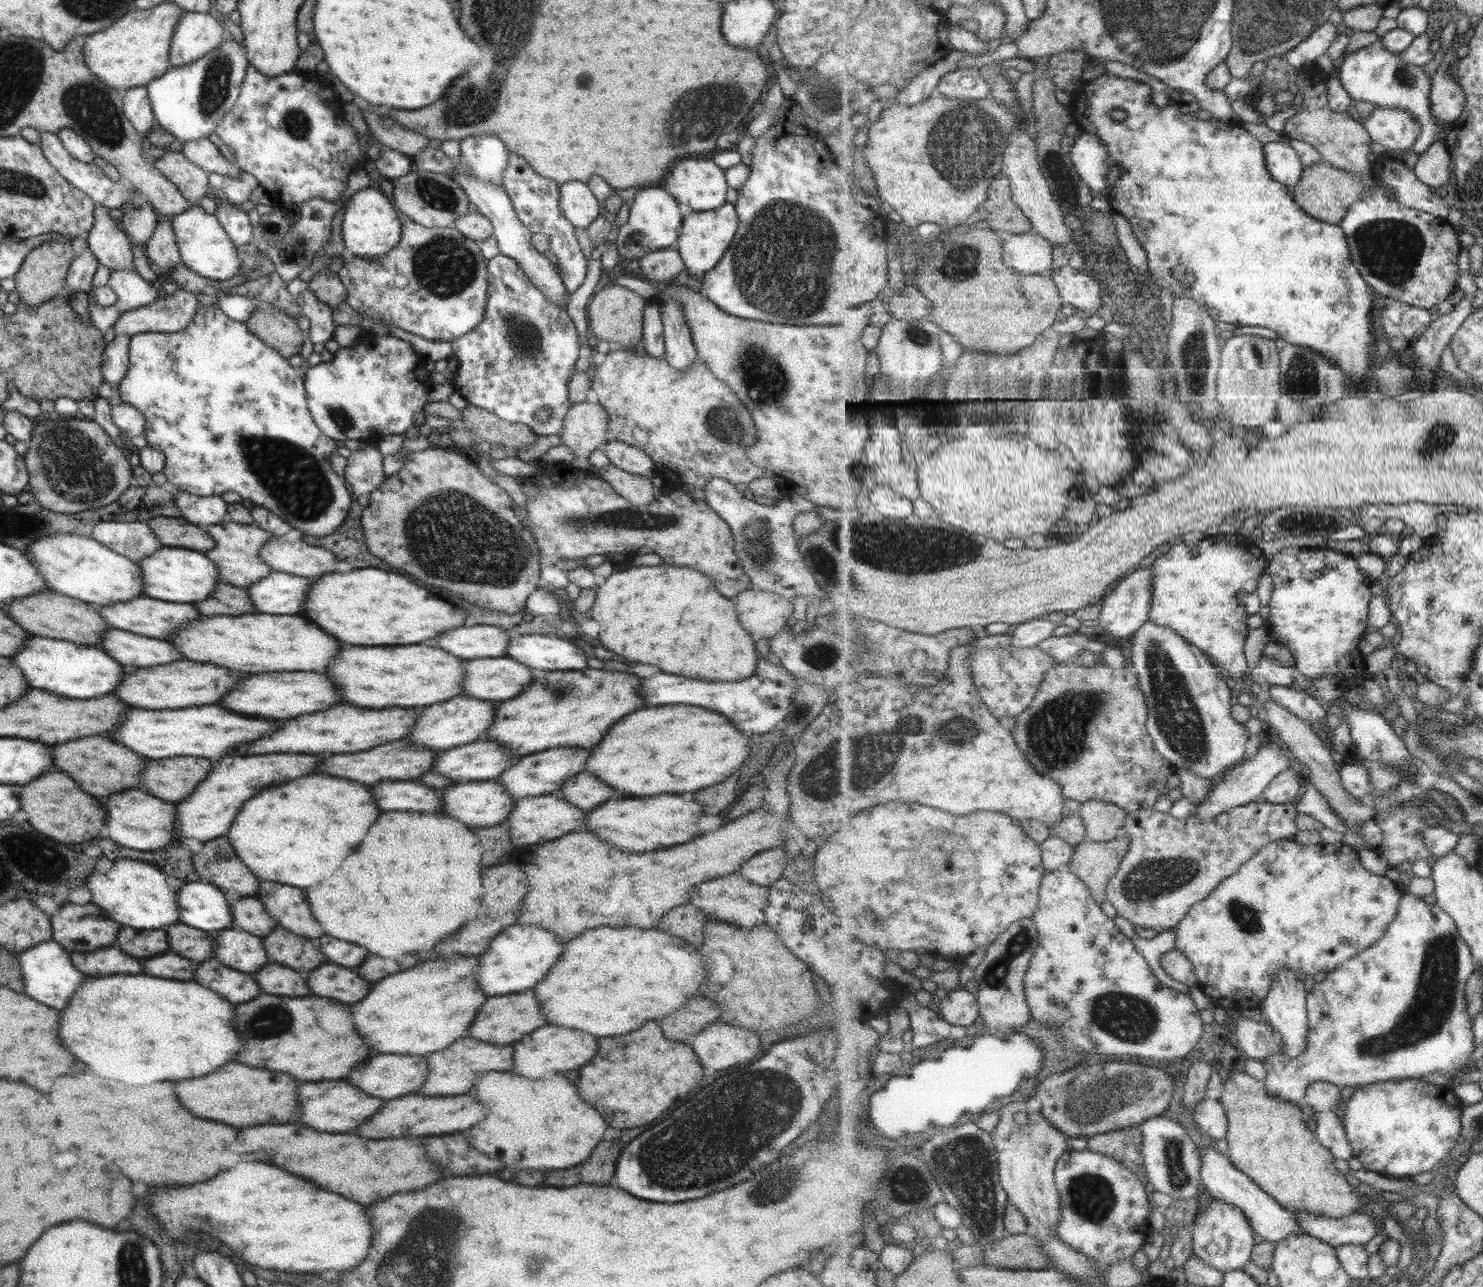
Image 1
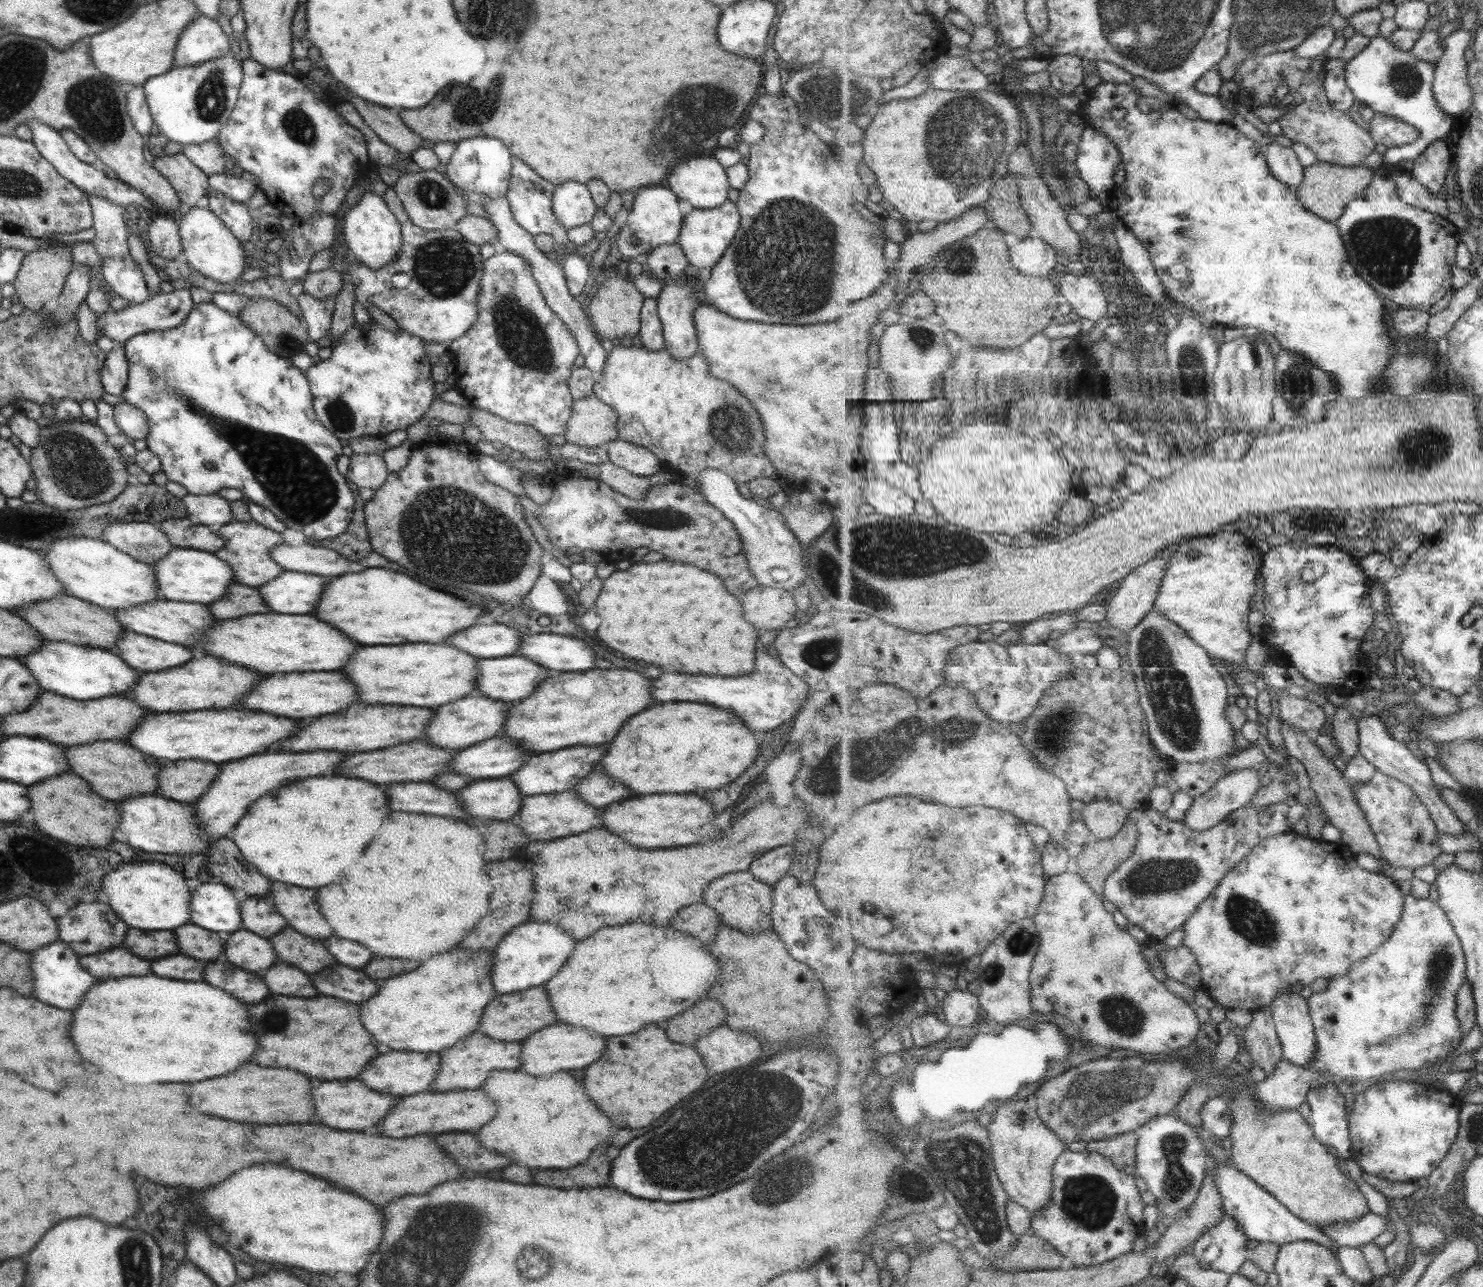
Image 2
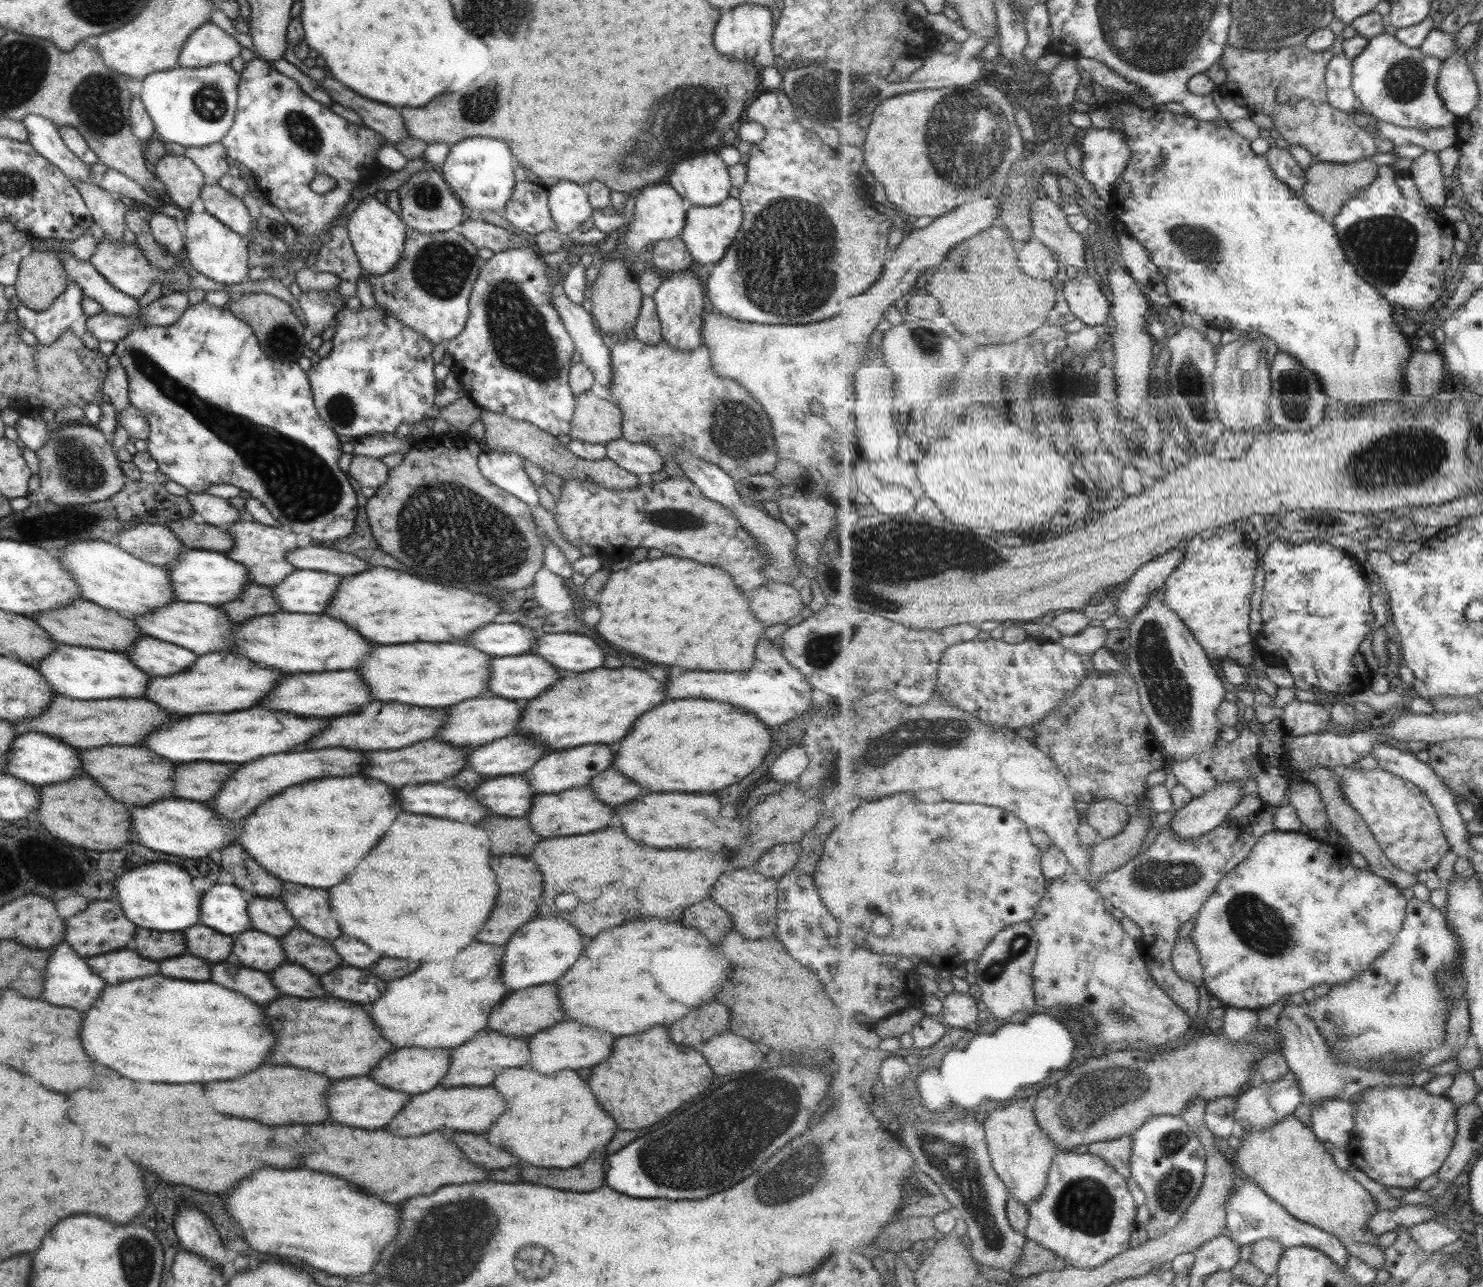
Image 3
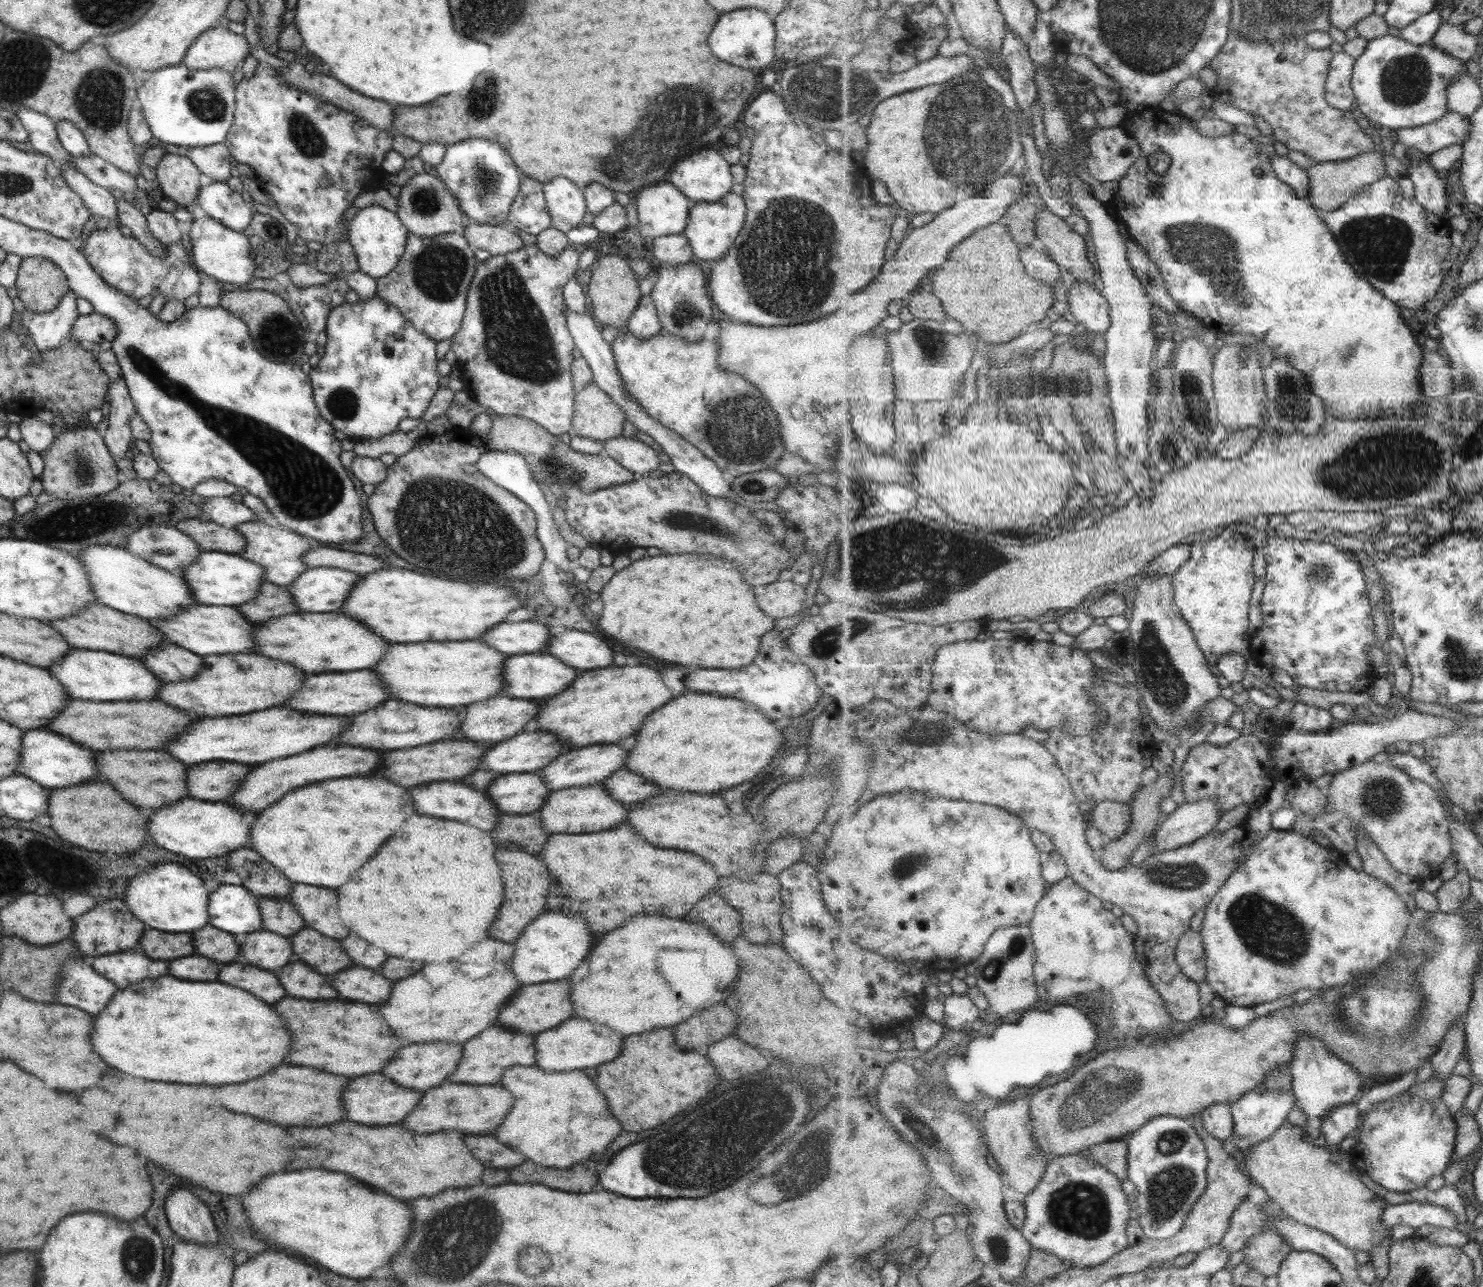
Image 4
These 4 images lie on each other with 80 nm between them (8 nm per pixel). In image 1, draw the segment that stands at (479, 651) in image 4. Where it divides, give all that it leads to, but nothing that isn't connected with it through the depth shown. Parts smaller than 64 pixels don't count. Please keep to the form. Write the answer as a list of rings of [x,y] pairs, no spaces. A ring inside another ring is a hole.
[[[351,646],[351,650],[341,650],[331,668],[327,670],[327,676],[339,686],[343,694],[345,704],[363,706],[363,708],[387,708],[387,706],[405,706],[405,708],[423,708],[431,706],[435,702],[443,702],[461,695],[463,690],[462,677],[465,669],[462,668],[466,660],[455,658],[447,654],[441,648],[431,646]]]

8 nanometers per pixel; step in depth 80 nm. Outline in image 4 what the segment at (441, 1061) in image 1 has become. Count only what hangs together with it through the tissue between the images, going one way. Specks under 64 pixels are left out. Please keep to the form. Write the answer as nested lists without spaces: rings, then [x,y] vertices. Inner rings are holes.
[[[495,1024],[467,1039],[462,1045],[459,1065],[448,1076],[447,1081],[461,1084],[491,1085],[497,1084],[503,1074],[503,1068],[519,1064],[531,1066],[535,1062],[534,1035],[513,1032],[497,1027]]]

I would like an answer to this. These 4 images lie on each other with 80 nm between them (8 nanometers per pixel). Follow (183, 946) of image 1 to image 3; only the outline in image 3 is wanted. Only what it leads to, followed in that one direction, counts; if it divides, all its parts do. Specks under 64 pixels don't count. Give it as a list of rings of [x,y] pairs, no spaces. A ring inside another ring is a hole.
[[[201,924],[183,930],[183,934],[186,940],[186,954],[205,959],[212,964],[223,962],[231,955],[232,942],[229,935],[216,933]]]

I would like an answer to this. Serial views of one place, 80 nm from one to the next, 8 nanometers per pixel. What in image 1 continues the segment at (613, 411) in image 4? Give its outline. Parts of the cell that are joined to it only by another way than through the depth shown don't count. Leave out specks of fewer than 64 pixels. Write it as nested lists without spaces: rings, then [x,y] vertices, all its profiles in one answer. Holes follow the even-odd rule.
[[[591,398],[571,404],[562,423],[560,442],[575,454],[570,465],[587,472],[587,456],[610,439],[608,412]]]

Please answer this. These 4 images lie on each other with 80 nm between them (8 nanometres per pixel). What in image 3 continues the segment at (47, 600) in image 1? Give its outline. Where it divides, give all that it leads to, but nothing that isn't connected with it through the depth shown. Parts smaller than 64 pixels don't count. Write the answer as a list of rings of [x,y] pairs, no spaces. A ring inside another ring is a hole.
[[[81,598],[51,612],[48,610],[31,620],[35,620],[58,644],[113,651],[125,655],[129,653],[133,643],[143,635],[131,619],[123,618],[118,612],[101,608]]]

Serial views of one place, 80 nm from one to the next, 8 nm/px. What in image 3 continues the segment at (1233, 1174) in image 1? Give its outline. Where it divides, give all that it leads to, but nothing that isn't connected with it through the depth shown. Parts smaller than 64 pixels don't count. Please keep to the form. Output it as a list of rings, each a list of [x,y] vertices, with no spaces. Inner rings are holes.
[[[1240,1173],[1236,1178],[1236,1190],[1232,1192],[1230,1202],[1228,1202],[1228,1235],[1234,1238],[1241,1246],[1251,1245],[1264,1238],[1277,1239],[1285,1248],[1293,1246],[1311,1246],[1325,1251],[1325,1254],[1332,1258],[1343,1271],[1348,1268],[1349,1251],[1345,1248],[1345,1241],[1329,1234],[1324,1230],[1301,1222],[1287,1212],[1287,1209],[1273,1200],[1255,1181]]]

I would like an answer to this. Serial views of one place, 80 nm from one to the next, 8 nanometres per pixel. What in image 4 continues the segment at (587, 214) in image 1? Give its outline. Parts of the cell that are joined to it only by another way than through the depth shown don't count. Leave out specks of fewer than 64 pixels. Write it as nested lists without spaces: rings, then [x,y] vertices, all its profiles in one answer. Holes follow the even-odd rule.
[[[553,178],[542,185],[542,193],[551,227],[565,233],[582,222],[581,218],[587,211],[582,191],[567,178]]]

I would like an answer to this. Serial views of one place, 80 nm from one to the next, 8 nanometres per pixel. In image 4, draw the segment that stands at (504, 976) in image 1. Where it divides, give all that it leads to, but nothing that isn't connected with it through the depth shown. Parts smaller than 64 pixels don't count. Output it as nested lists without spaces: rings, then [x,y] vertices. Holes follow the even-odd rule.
[[[547,910],[539,914],[539,918],[535,918],[529,926],[524,926],[517,942],[513,942],[517,948],[513,950],[512,973],[520,986],[567,978],[571,970],[575,970],[575,966],[579,966],[579,962],[587,956],[591,942],[591,931],[581,918]]]

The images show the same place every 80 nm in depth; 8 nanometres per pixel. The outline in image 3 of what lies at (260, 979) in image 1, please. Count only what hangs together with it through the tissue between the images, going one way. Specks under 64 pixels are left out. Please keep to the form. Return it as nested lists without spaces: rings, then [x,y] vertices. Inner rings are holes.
[[[284,962],[273,969],[270,974],[271,982],[281,995],[296,998],[323,998],[326,990],[322,987],[318,976],[296,965]]]

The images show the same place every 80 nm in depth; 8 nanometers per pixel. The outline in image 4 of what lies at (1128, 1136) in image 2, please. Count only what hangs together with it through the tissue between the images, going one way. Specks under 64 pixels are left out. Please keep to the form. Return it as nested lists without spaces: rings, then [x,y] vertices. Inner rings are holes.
[[[1128,1139],[1108,1141],[1090,1149],[1090,1156],[1099,1164],[1114,1172],[1119,1180],[1128,1180]]]

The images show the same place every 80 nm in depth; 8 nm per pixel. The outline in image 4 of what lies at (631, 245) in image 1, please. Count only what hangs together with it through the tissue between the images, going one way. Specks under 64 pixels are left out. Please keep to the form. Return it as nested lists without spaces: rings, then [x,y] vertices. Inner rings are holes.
[[[666,179],[641,189],[632,200],[636,205],[640,242],[643,238],[648,241],[661,235],[681,234],[688,226],[689,200]]]

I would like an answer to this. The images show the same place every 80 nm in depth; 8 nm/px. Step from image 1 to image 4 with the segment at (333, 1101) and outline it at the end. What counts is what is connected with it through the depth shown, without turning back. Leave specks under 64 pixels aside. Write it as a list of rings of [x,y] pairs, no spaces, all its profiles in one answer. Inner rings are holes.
[[[365,1074],[361,1078],[353,1078],[343,1092],[343,1108],[347,1108],[347,1120],[367,1126],[385,1126],[403,1120],[421,1100],[423,1094],[417,1090],[403,1088],[383,1078],[383,1074]]]

